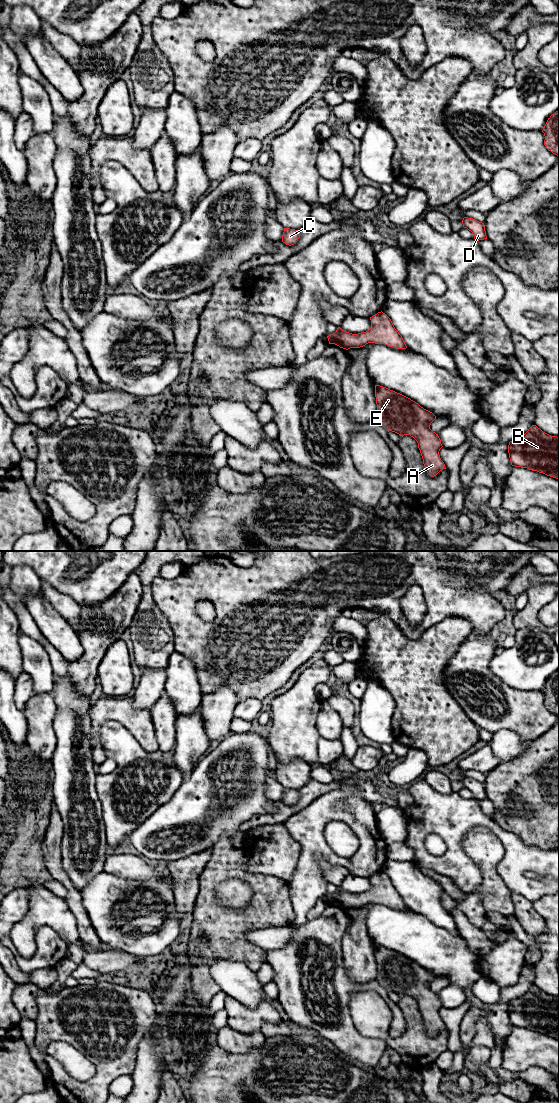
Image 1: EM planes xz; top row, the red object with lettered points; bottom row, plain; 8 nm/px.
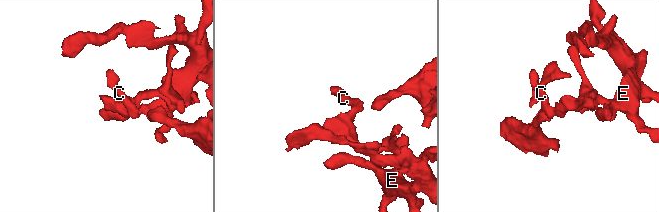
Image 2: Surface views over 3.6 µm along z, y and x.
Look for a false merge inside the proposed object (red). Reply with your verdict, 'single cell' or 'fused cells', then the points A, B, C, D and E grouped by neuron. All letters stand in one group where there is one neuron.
single cell; A B C D E

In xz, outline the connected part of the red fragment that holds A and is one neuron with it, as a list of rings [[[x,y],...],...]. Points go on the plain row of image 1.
[[[375,945],[375,957],[377,981],[388,992],[410,995],[417,1001],[427,1033],[434,1037],[446,1029],[439,1015],[441,1000],[430,989],[436,976],[410,958],[380,945]]]

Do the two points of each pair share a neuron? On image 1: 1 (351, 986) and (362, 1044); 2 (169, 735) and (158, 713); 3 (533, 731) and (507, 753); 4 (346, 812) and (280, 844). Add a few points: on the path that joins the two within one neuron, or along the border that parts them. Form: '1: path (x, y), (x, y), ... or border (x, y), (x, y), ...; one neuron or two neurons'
1: path (342, 1000), (342, 1024), (348, 1030); one neuron
2: path (165, 730), (163, 718); one neuron
3: border (501, 729), (511, 729), (523, 740), (529, 742); two neurons
4: border (283, 823), (301, 846), (301, 854), (298, 861); two neurons

